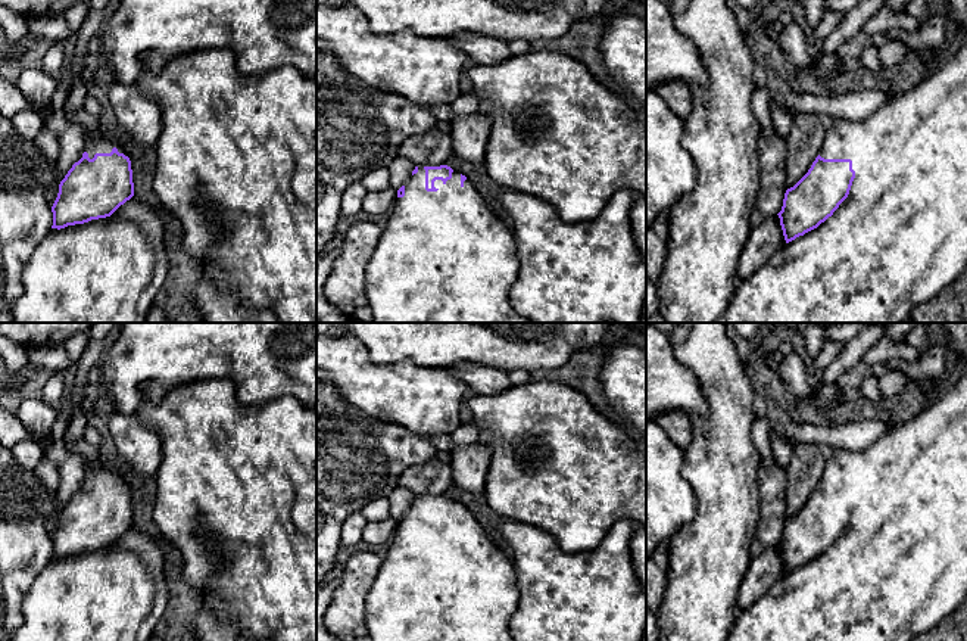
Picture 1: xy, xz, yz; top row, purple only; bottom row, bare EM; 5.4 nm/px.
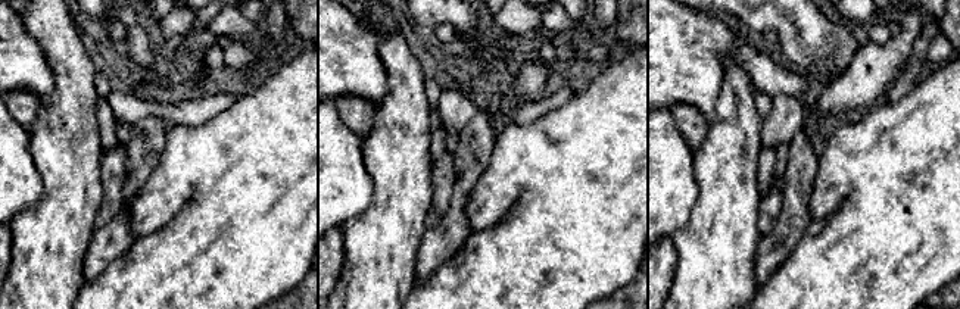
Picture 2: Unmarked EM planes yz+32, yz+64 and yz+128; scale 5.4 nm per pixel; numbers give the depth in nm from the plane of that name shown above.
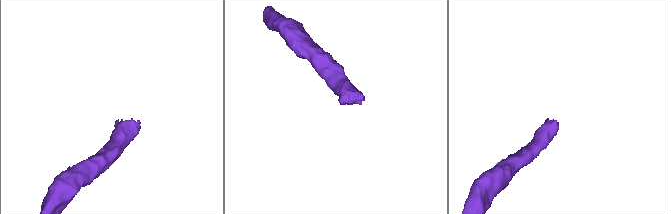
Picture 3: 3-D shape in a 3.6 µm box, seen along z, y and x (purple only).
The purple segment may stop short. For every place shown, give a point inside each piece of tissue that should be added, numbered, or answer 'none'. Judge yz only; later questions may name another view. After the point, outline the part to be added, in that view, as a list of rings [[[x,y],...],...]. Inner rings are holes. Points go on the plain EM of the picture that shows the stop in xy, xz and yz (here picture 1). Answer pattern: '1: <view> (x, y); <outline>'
1: yz (900, 568); [[[967,370],[949,390],[935,395],[910,421],[896,421],[870,448],[860,452],[835,449],[827,460],[820,486],[852,491],[855,508],[848,528],[817,558],[786,573],[762,598],[742,610],[727,641],[914,641],[917,635],[951,616],[967,595]]]

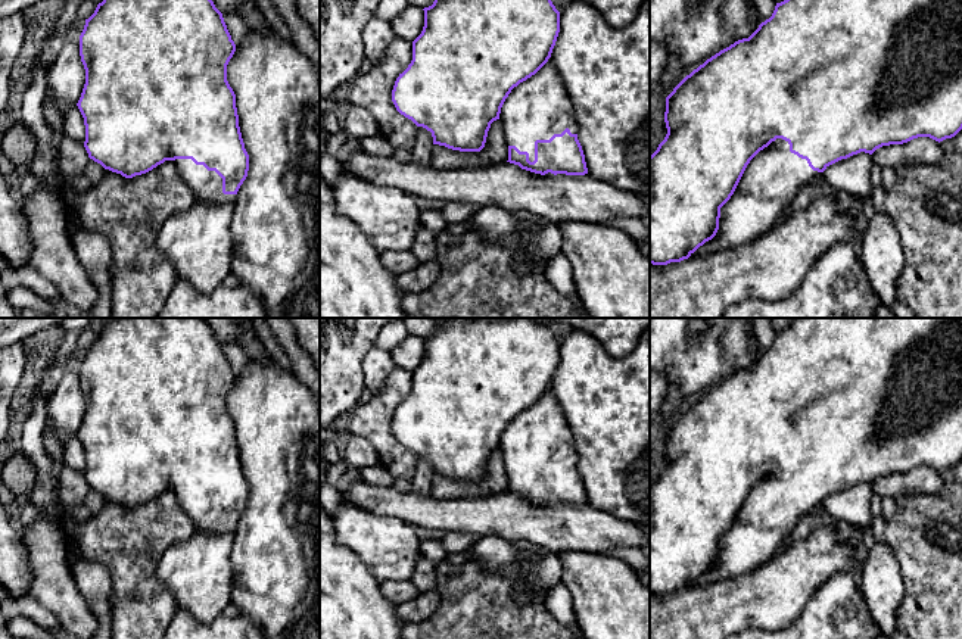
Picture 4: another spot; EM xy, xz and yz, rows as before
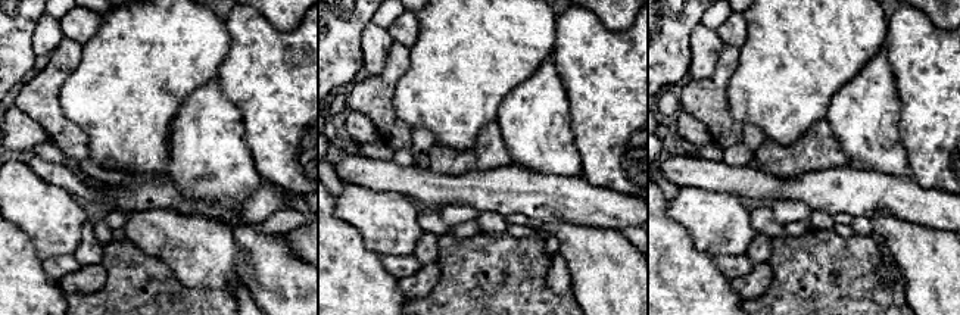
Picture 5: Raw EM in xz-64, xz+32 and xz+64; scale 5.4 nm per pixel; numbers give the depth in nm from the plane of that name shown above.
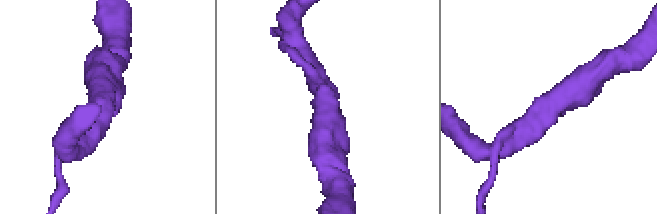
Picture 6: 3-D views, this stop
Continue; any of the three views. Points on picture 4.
1: yz (769, 513); [[[776,468],[747,495],[734,524],[720,537],[716,565],[689,587],[745,574],[770,559],[798,520],[822,502],[790,481],[788,471]]]

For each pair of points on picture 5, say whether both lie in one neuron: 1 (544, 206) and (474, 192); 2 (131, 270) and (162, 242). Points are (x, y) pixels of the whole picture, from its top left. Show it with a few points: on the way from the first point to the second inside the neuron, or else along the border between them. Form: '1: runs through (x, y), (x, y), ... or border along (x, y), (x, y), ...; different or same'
1: runs through (526, 193), (492, 192); same
2: border along (125, 239), (143, 250), (156, 255), (174, 275); different

